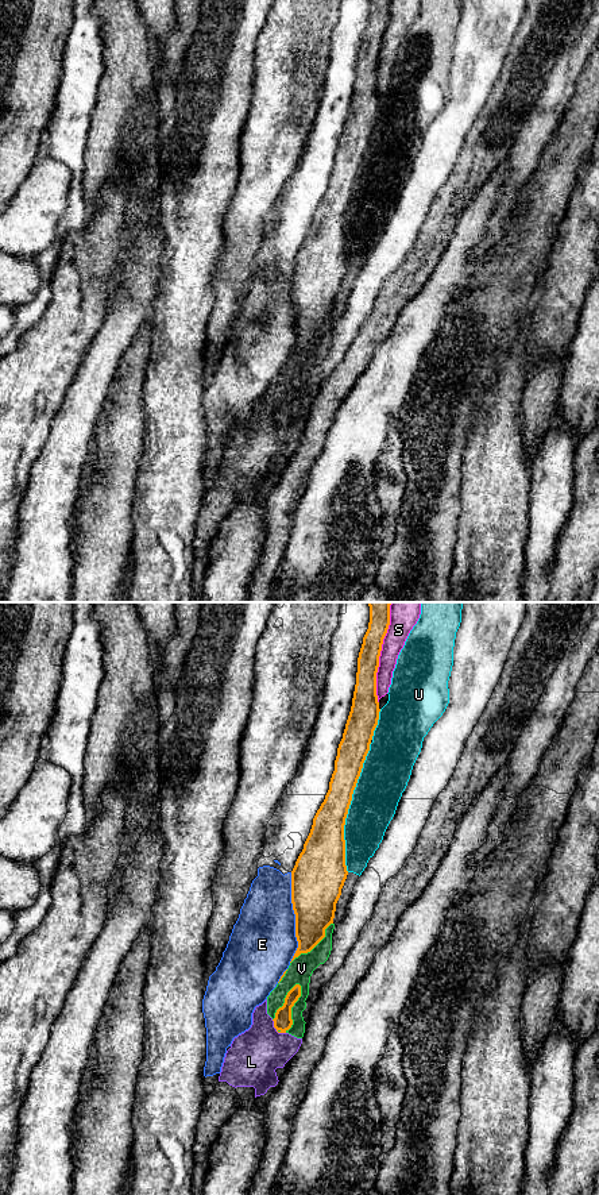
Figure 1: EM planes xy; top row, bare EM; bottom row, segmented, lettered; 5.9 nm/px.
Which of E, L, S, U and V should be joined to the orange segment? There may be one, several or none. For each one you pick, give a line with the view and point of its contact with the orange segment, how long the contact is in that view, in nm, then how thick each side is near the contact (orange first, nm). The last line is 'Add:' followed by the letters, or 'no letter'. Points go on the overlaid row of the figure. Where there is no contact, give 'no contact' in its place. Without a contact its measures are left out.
Add: no letter

